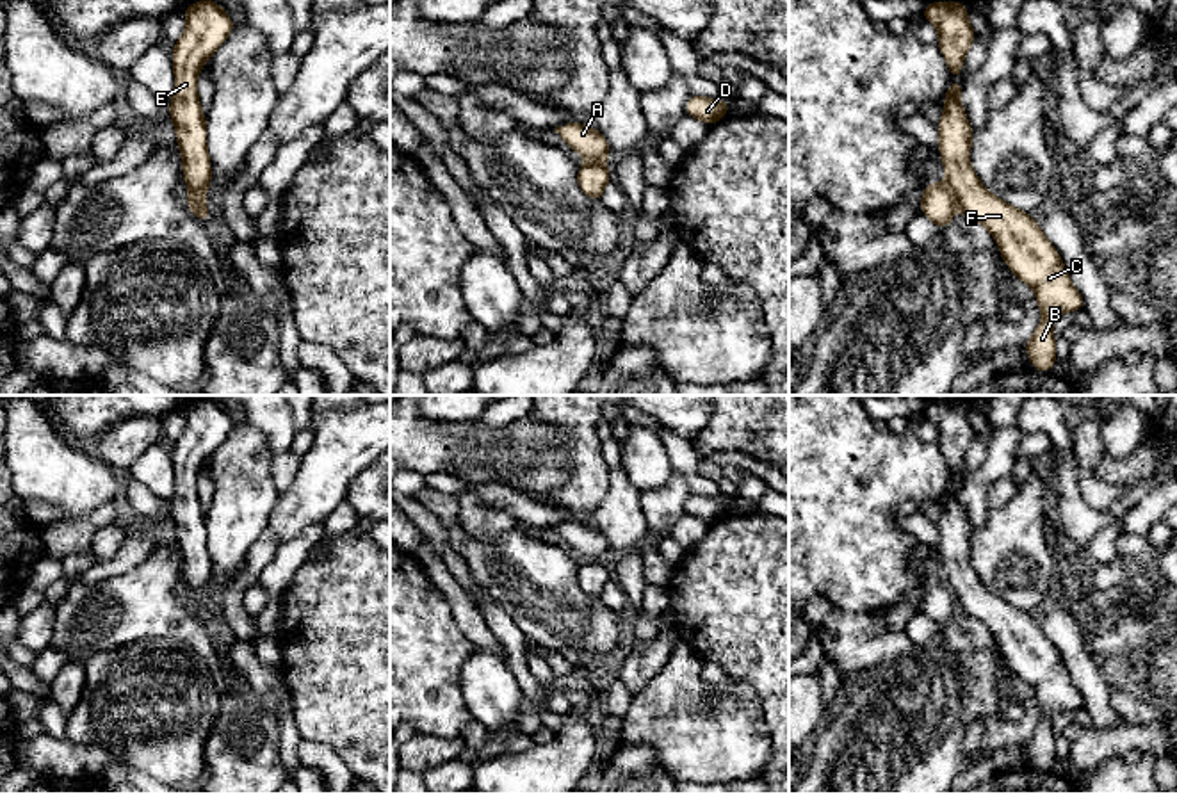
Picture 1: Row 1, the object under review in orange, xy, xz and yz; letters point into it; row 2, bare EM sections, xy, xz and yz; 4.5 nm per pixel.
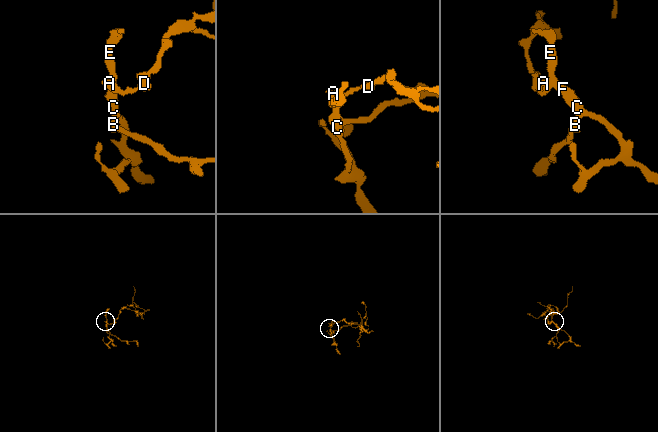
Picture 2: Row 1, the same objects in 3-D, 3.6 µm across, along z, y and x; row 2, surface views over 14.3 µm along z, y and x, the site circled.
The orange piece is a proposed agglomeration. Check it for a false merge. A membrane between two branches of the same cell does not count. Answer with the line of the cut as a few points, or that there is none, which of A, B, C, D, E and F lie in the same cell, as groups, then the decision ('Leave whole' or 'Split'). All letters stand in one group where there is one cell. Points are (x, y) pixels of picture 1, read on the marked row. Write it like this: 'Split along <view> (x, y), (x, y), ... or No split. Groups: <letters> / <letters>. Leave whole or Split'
Split along yz (946, 186), (955, 202). Groups: A D / B C E F. Split

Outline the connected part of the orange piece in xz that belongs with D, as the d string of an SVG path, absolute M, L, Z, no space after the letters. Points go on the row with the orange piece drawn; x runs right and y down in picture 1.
M691 94L686 101L686 116L693 116L709 126L728 114L728 100L702 98Z

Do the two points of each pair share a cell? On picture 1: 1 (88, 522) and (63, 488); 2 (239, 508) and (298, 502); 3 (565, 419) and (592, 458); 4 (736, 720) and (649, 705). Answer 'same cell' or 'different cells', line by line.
1: different cells
2: different cells
3: same cell
4: same cell

